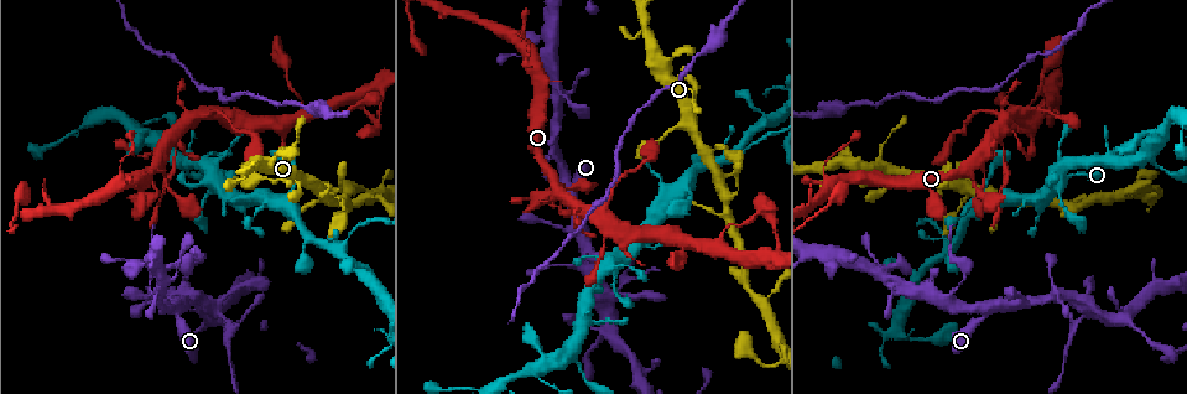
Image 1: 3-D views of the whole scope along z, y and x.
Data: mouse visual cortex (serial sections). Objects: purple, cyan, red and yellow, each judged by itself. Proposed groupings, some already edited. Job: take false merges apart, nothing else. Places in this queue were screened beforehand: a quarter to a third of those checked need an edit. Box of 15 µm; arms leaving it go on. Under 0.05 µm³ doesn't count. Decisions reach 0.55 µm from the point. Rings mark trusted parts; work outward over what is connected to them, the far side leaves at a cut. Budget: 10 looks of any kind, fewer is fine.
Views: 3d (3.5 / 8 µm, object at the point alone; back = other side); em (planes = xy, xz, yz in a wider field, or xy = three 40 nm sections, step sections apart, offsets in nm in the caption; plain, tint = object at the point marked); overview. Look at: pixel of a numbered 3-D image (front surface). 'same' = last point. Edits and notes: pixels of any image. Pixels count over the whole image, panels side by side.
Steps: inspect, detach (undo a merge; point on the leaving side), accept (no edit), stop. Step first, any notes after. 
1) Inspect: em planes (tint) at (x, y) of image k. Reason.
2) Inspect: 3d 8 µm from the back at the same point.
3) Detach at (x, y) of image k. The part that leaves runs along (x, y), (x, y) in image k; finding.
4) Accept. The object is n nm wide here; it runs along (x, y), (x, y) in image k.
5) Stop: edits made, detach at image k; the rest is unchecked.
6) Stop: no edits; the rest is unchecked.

Inspect: 3d 3.5 µm at (1060, 179) of image 1. Small branch off a trunk.

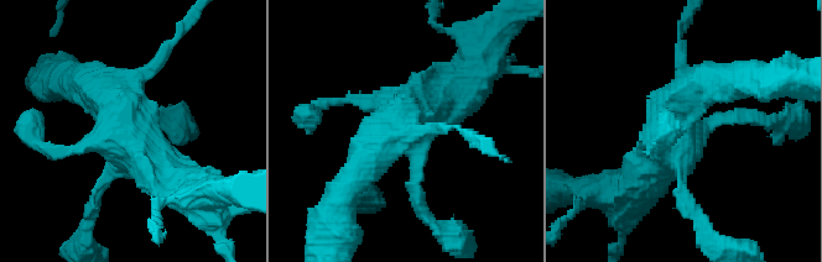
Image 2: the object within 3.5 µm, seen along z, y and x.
Inspect: em xy step 3 (plain) at (685, 133) of image 2.

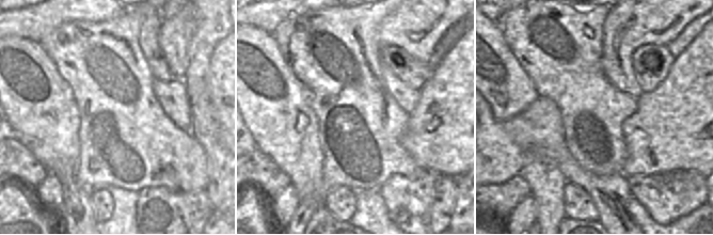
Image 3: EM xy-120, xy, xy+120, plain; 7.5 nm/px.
Inspect: em xy step 3 (tint) at the same point. Where the object lies.

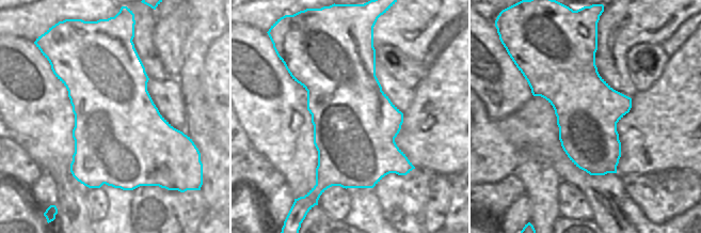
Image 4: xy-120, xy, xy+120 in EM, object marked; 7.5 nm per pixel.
Accept. It runs along (758, 121), (717, 116), (682, 132), (641, 185) in image 2; continuous, no second cell.

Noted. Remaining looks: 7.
Inspect: 3d 8 µm at (1089, 315) of image 1. Branch point.

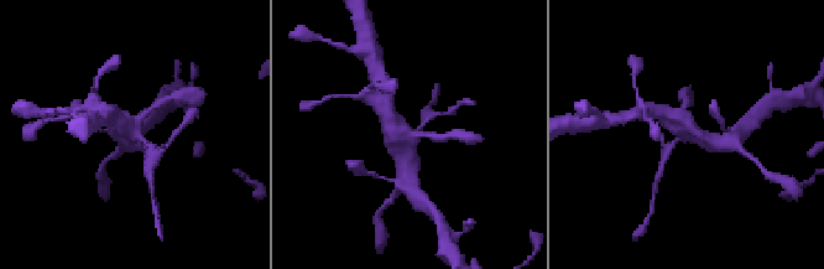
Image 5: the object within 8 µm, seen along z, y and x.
Inspect: 3d 3.5 µm at (681, 136) of image 5. Zoom in.

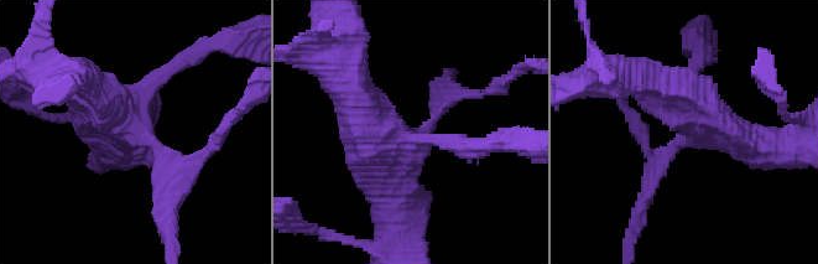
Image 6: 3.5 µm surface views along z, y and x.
Inspect: em xy step 3 (tint) at (134, 125) of image 6.

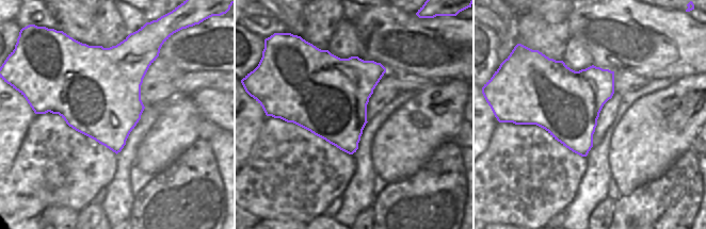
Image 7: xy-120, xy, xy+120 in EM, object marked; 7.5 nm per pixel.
Detach at (647, 175) of image 6. The object is 600 nm wide here; the part that leaves runs along (673, 146), (649, 180), (626, 249) in image 6; a second cell is stuck on.

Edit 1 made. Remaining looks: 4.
Inspect: 3d 8 µm at (568, 207) of image 1.

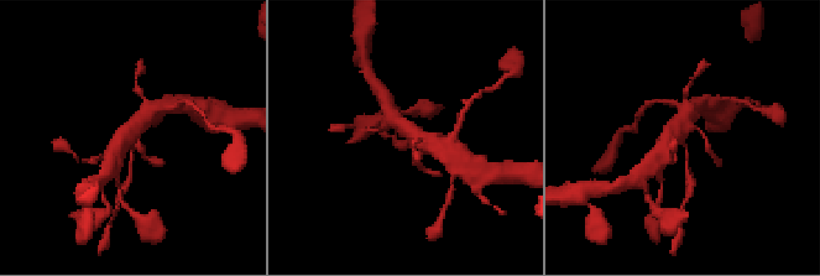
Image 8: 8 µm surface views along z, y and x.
Inspect: em xy step 1 (tint) at (407, 137) of image 8. Now the EM.

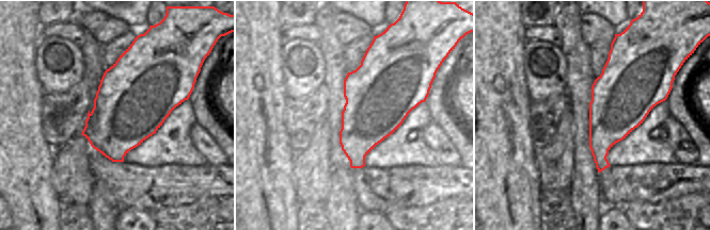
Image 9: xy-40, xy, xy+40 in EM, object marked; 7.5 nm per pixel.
Accept. It runs along (111, 161), (120, 142), (153, 109) in image 8; continuous, no second cell.

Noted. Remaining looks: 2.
Inspect: 3d 3.5 µm at (701, 242) of image 1. Three-way junction.

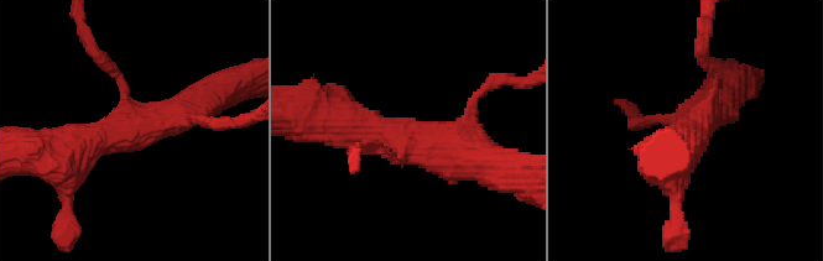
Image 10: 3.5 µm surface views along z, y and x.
Inspect: em xy step 1 (tint) at (694, 125) of image 10. 3 arms meet here; the arms are 100, 450, 500 nm wide; now the EM.

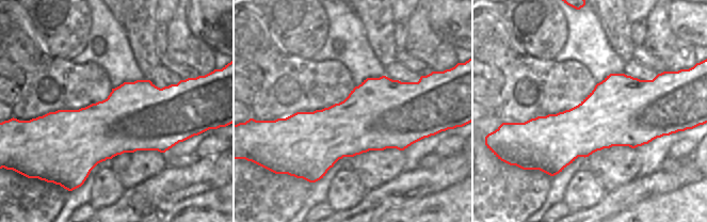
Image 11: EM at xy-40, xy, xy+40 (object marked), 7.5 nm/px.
Accept. It runs along (50, 151), (141, 129), (194, 102) in image 10; one cell here.

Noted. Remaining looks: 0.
Stop: edits made, detach at image 6; the rest is unchecked.

